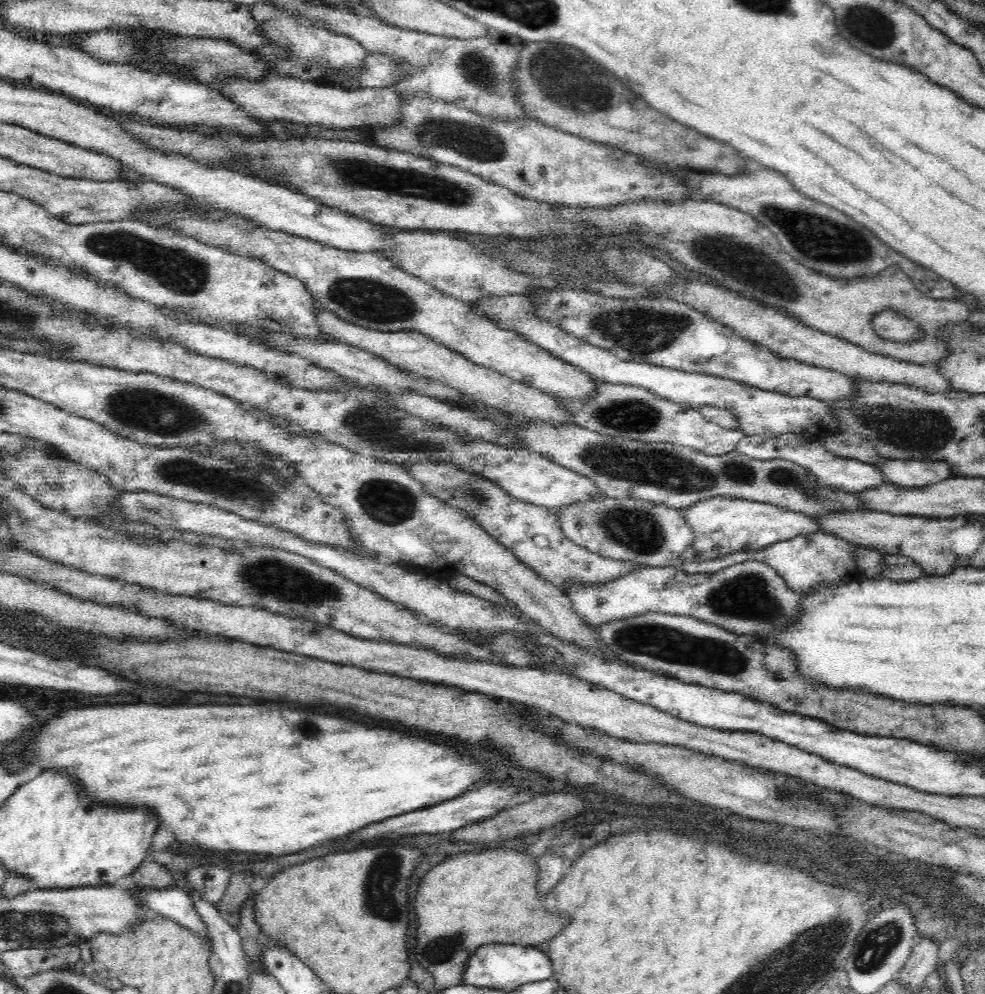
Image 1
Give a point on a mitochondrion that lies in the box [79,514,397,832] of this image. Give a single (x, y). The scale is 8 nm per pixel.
(270, 579)

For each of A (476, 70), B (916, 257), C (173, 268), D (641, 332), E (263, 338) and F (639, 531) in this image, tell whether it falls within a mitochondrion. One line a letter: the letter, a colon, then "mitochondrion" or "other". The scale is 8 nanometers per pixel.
A: mitochondrion
B: other
C: mitochondrion
D: mitochondrion
E: other
F: mitochondrion

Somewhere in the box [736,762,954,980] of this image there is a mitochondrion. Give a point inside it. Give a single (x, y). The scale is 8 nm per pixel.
(884, 938)

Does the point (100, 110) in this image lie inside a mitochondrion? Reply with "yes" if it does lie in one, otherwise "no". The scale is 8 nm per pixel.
no

